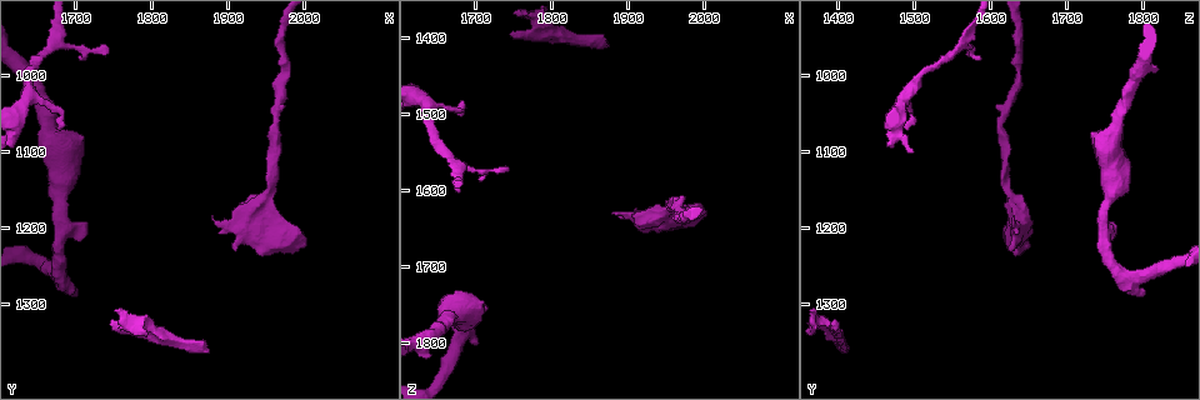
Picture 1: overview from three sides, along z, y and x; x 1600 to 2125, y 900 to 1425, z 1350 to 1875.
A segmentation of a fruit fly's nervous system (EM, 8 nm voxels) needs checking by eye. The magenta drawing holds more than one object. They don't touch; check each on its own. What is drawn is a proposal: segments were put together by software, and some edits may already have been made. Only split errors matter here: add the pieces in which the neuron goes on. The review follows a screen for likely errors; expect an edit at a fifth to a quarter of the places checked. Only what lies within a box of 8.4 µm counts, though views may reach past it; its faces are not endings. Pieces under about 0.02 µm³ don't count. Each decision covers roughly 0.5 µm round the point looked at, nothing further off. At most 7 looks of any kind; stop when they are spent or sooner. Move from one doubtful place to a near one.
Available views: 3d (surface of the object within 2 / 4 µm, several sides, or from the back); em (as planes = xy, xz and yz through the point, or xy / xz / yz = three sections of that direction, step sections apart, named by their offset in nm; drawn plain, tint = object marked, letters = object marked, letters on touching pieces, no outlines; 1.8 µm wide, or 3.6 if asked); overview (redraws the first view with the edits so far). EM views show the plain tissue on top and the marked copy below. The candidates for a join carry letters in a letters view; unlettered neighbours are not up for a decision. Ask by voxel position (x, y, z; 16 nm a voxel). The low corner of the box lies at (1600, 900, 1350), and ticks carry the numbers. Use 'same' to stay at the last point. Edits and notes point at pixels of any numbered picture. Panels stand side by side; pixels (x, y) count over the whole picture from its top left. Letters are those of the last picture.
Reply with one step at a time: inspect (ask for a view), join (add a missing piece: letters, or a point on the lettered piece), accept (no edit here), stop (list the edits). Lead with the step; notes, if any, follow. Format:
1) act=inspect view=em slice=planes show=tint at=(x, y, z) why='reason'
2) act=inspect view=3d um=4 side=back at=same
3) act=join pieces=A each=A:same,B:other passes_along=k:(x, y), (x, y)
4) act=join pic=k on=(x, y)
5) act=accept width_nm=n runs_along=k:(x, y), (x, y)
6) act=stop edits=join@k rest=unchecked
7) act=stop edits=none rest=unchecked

act=inspect view=3d um=4 at=(1885, 1185, 1630) why='an open end'

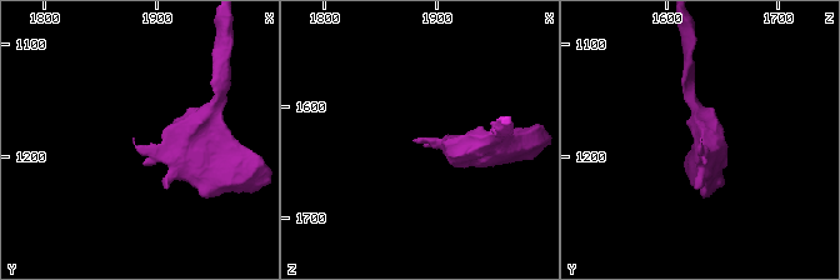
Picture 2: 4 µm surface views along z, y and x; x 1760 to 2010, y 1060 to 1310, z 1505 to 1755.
act=inspect view=em slice=xy step=4 show=tint at=(1878, 1184, 1630)

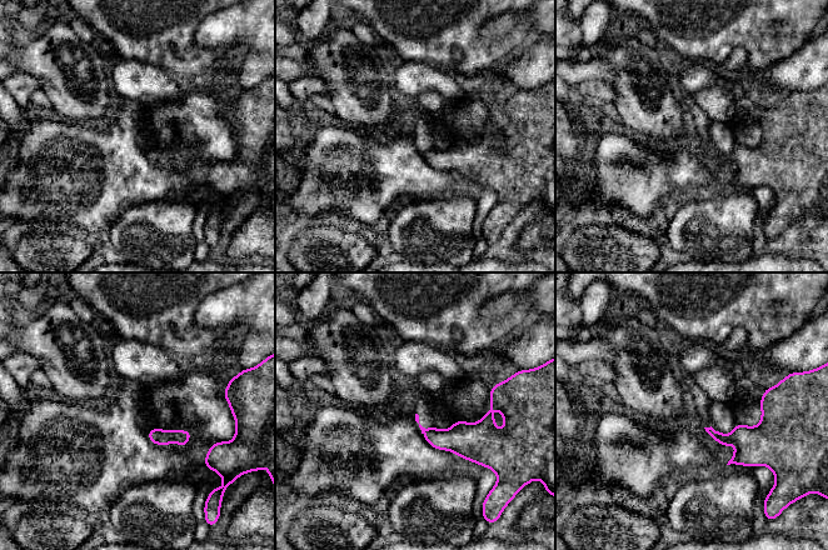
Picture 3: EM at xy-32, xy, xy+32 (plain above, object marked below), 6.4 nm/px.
act=inspect view=em slice=planes show=letters at=same

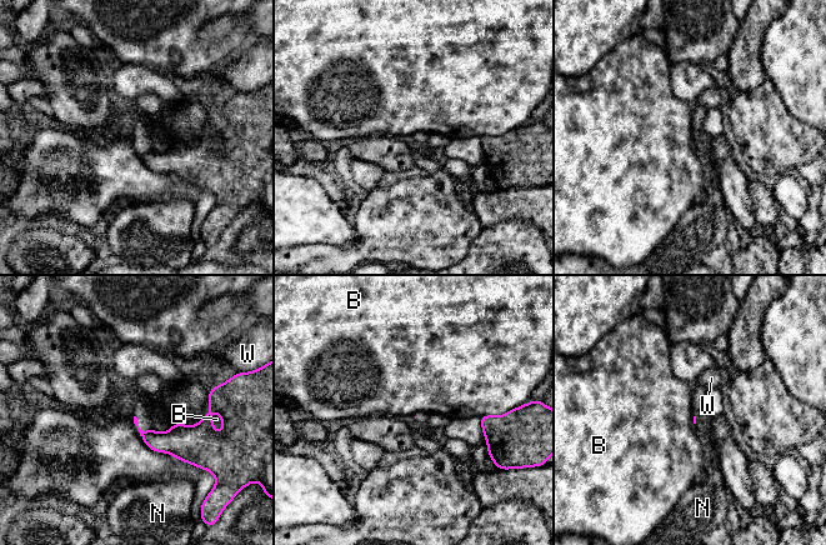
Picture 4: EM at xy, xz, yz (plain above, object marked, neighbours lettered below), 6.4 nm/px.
act=accept each=B:other,N:other,W:other border=4:(209, 390), (208, 409), (219, 434) found='no lettered piece goes on from it'

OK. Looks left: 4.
act=inspect view=em slice=yz step=16 show=letters at=(1745, 970, 1570) why='free end'

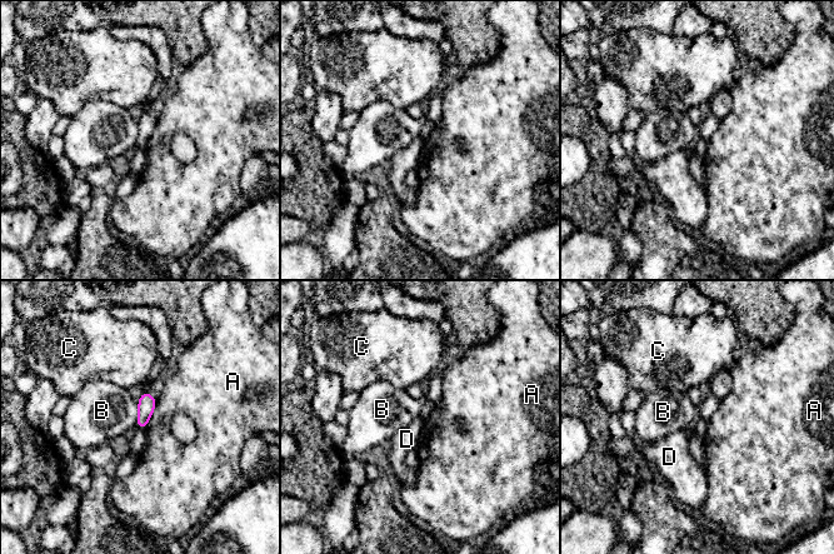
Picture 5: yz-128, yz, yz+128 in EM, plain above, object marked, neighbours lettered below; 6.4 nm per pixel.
act=inspect view=em slice=planes show=letters at=same why='cut it another way'

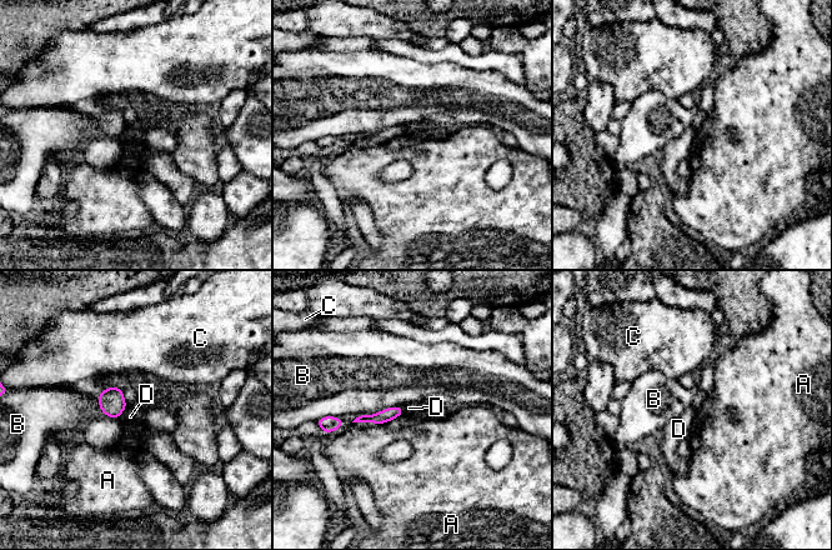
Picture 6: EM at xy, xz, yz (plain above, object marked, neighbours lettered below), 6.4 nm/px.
act=accept longest_contact=B:260nm each=A:other,B:other,C:other,D:other border=6:(128, 406), (116, 418) found='no lettered piece goes on from it'

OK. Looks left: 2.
act=inspect view=em slice=planes show=letters at=(2000, 1220, 1630) why='an open end'

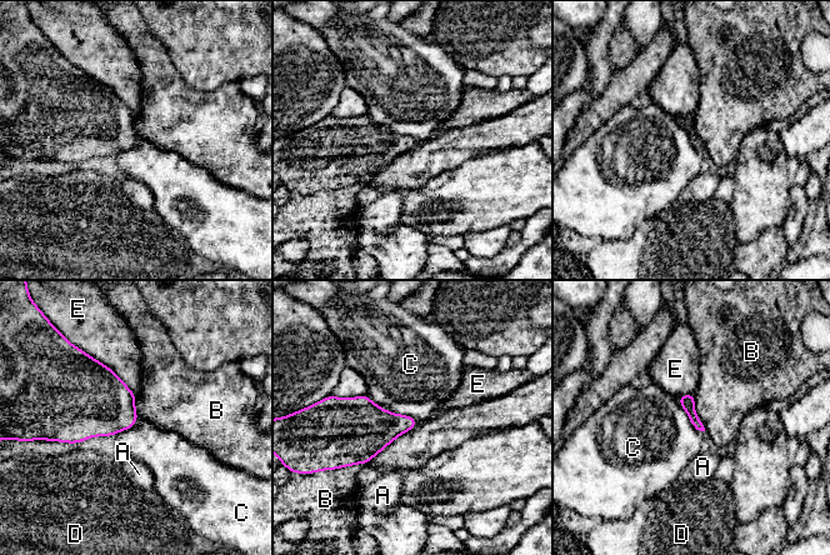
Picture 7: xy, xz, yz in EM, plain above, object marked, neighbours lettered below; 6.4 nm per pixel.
act=accept longest_contact=B:600nm each=A:other,B:other,C:other,D:other,E:other found='none of them fits'

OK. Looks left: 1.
act=stop edits=none rest=unchecked

